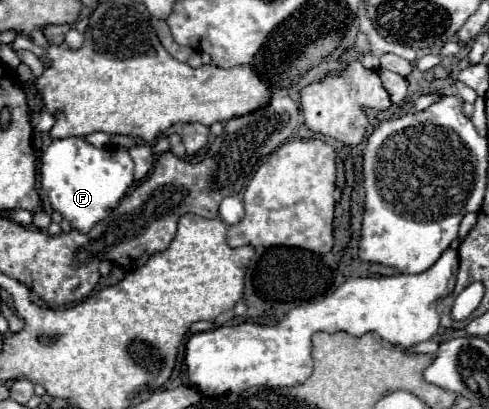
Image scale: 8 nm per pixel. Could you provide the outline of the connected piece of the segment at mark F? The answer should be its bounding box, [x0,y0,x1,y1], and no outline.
[40,137,134,233]

